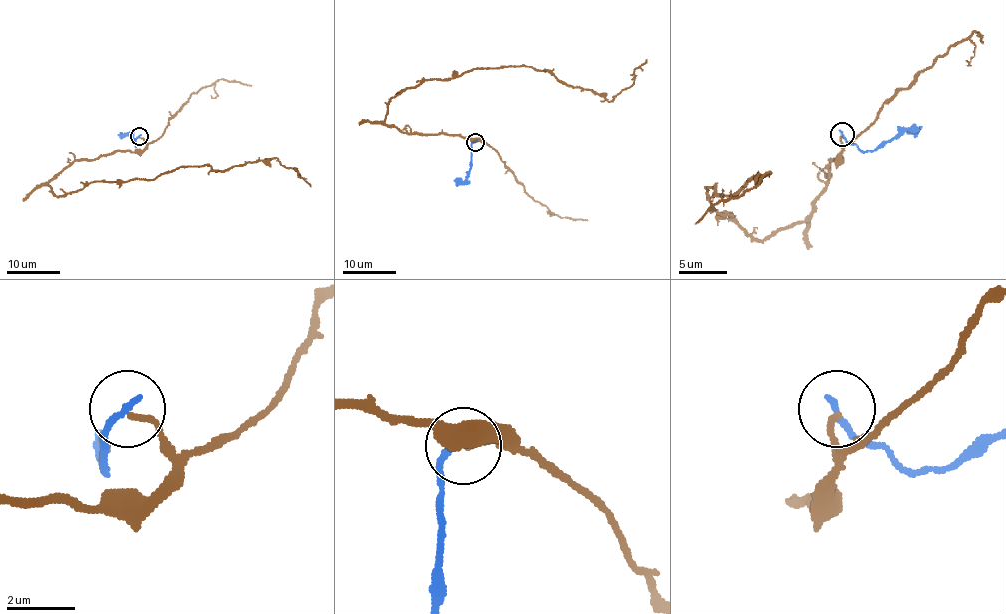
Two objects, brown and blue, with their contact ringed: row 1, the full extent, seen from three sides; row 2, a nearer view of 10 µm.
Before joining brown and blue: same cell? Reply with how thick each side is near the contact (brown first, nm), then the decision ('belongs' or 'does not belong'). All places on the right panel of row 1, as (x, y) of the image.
160/200 nm | does not belong

